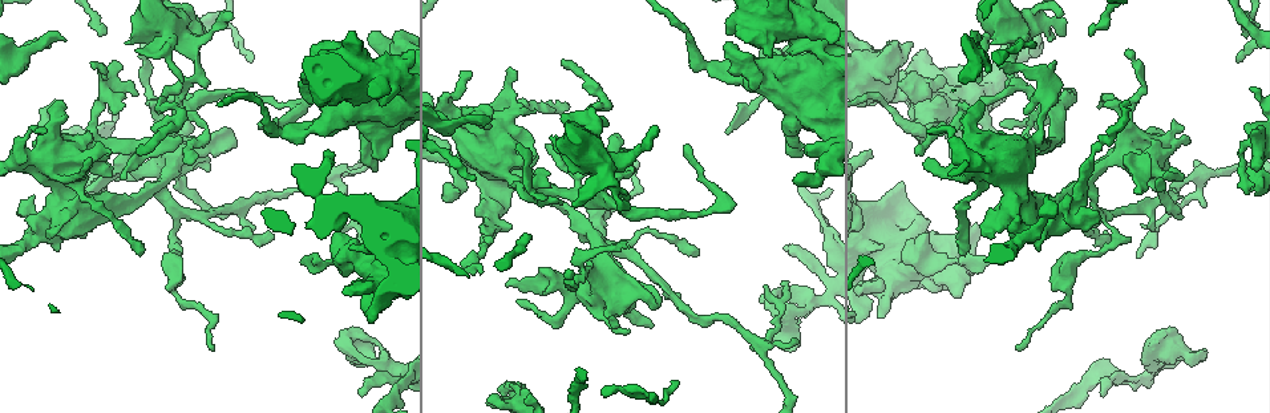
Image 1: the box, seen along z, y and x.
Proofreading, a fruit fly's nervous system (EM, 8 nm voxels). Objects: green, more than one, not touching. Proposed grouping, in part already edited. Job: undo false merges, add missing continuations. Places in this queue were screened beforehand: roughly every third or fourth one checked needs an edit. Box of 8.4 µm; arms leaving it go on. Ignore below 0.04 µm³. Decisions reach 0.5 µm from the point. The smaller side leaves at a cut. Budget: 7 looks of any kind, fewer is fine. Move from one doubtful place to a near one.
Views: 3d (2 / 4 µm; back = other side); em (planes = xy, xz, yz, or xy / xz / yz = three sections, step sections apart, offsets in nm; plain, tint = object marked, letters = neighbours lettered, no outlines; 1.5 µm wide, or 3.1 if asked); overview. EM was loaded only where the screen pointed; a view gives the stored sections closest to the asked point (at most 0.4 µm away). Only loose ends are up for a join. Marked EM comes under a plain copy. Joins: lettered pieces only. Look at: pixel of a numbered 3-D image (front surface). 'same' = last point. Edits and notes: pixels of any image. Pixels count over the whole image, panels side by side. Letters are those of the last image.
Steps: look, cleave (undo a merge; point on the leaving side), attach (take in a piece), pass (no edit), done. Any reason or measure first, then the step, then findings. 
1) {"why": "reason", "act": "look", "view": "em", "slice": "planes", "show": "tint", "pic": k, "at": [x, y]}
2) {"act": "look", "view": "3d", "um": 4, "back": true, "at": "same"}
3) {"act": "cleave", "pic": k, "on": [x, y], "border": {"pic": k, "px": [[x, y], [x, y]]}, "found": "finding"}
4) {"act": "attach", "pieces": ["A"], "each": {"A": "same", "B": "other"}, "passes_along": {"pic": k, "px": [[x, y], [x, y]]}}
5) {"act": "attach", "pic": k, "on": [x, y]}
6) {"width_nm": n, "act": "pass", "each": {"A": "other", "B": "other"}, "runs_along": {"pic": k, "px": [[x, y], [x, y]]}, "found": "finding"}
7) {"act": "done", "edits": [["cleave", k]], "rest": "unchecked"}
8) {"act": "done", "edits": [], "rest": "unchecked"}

{"why": "branch stops here", "act": "look", "view": "3d", "um": 2, "back": true, "pic": 1, "at": [501, 391]}

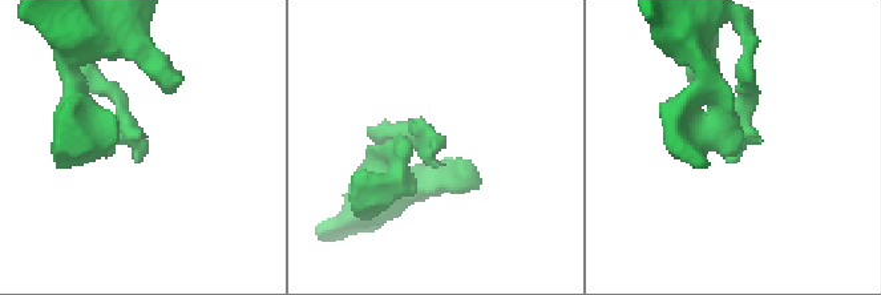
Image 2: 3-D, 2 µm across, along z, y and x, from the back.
{"why": "now the EM", "act": "look", "view": "em", "slice": "xy", "step": 4, "show": "tint", "pic": 2, "at": [141, 160]}

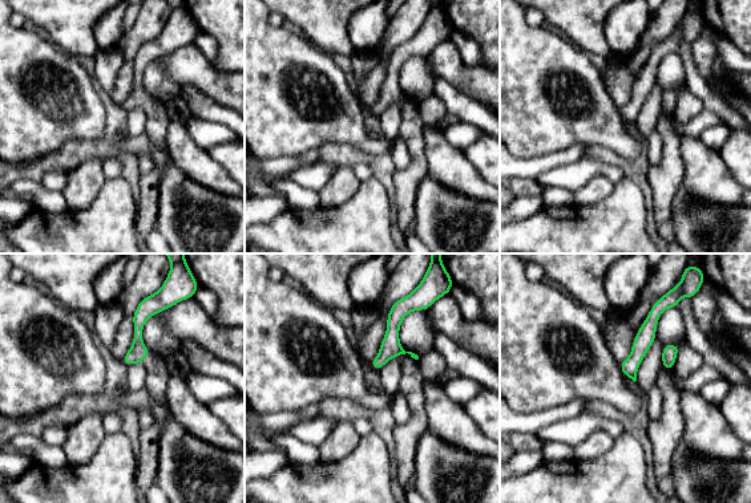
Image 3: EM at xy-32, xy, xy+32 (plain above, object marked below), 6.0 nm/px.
{"why": "another direction", "act": "look", "view": "em", "slice": "planes", "show": "letters", "at": "same"}

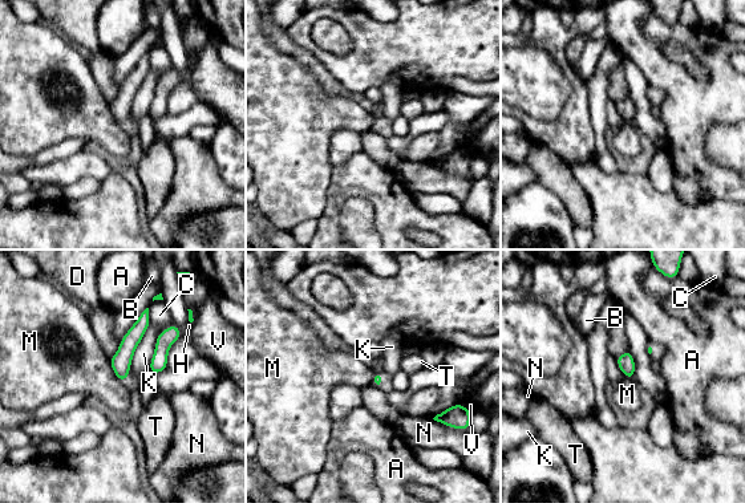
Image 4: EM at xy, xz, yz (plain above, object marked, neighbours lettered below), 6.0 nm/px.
{"act": "pass", "each": {"A": "other", "B": "other", "C": "other", "D": "other", "H": "other", "K": "other", "M": "other", "N": "other", "T": "other", "V": "other"}, "runs_along": {"pic": 4, "px": [[145, 315], [124, 355], [122, 377]]}, "found": "none of them fits"}

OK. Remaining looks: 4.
{"why": "free end", "act": "look", "view": "em", "slice": "planes", "show": "letters", "pic": 1, "at": [679, 293]}

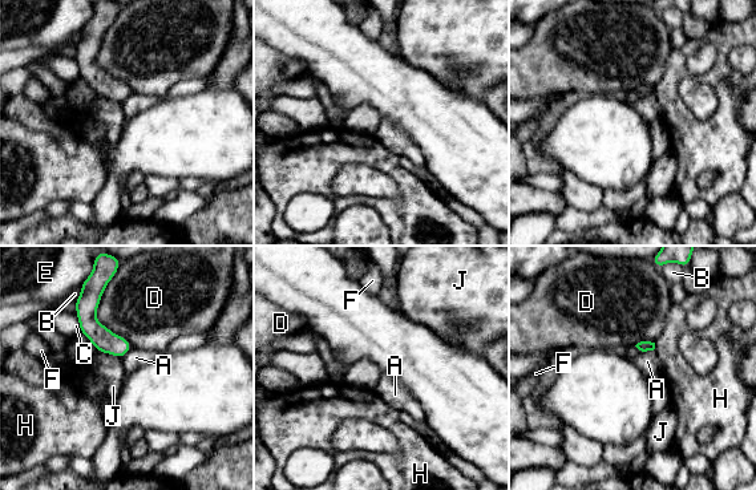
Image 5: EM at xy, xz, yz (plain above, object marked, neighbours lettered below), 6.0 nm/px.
{"act": "pass", "each": {"A": "other", "B": "other", "C": "other", "D": "other", "E": "other", "F": "other", "H": "other", "J": "other"}, "found": "no lettered piece goes on from it"}

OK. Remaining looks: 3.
{"why": "free end", "act": "look", "view": "em", "slice": "planes", "show": "letters", "pic": 1, "at": [376, 167]}

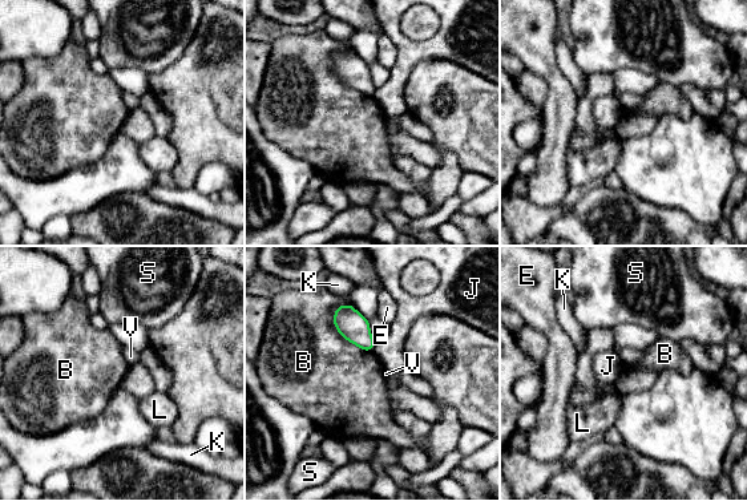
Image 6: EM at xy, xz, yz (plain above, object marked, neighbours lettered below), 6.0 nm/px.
{"act": "pass", "each": {"B": "other", "E": "other", "J": "other", "K": "other", "L": "other", "S": "other", "V": "other"}, "border": {"pic": 6, "px": [[376, 343], [371, 351]]}, "found": "no lettered piece goes on from it"}

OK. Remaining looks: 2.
{"act": "done", "edits": [], "rest": "unchecked"}

